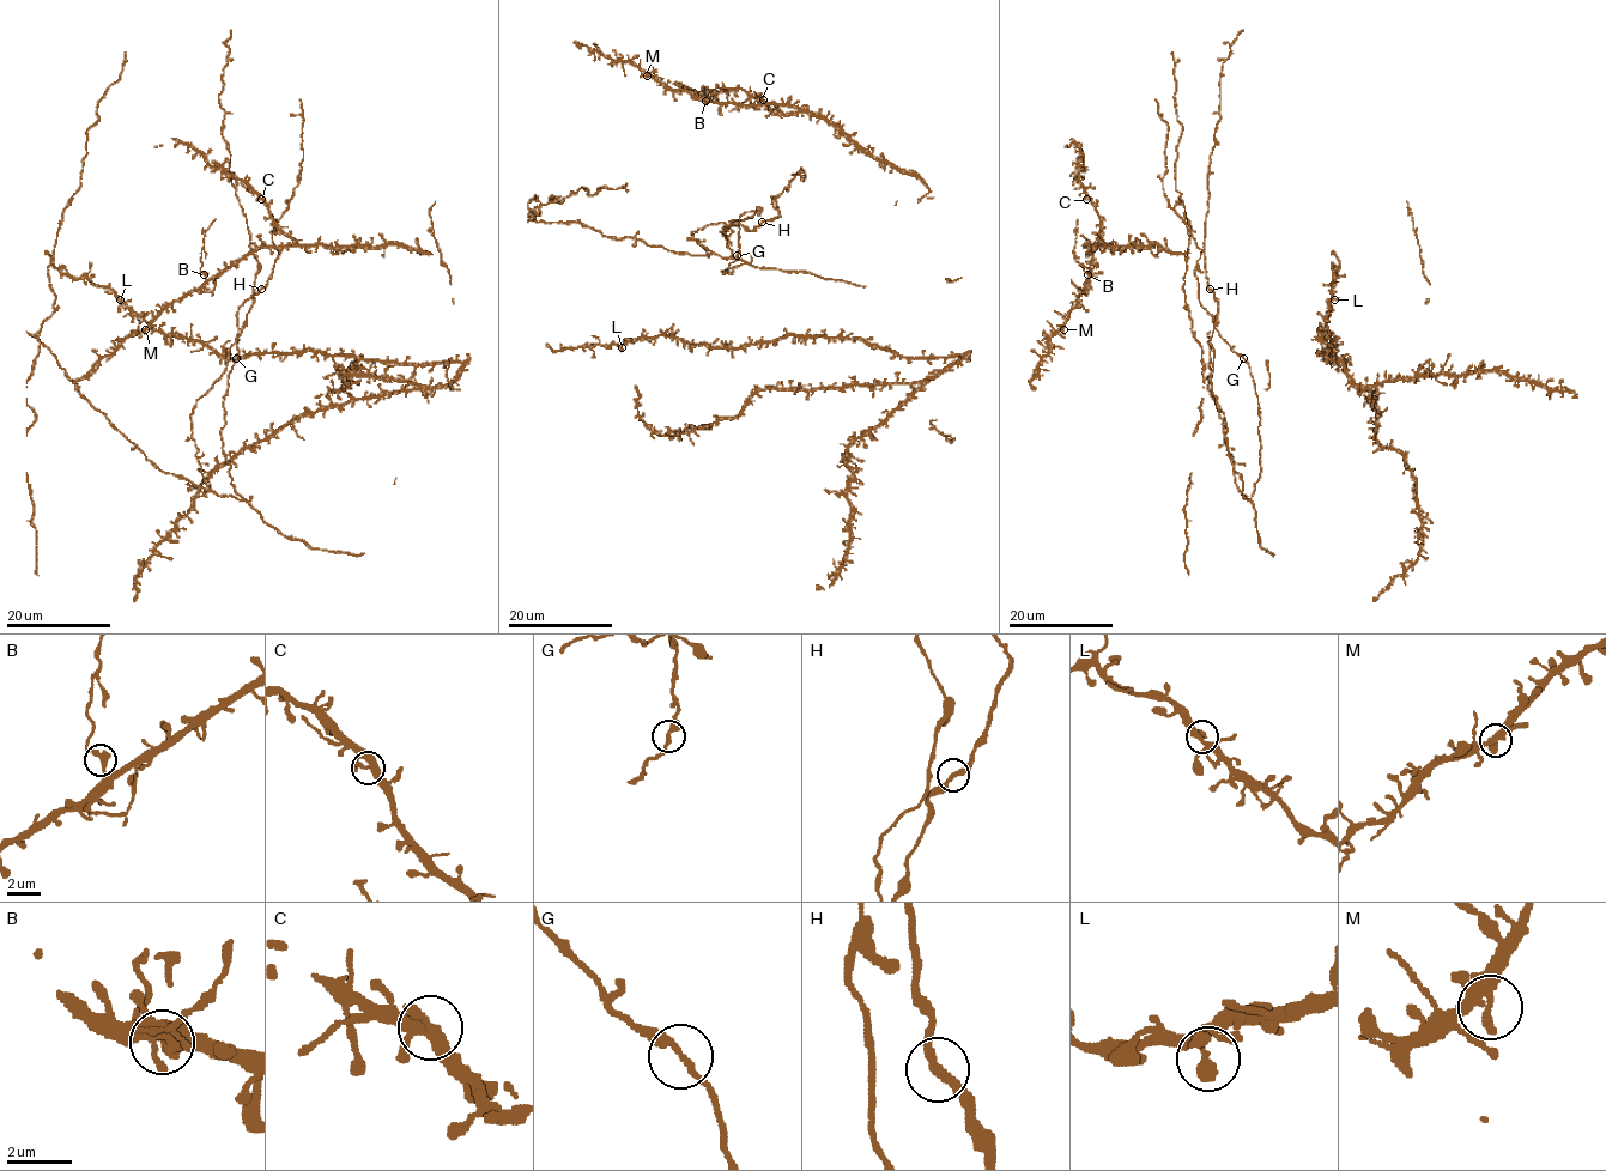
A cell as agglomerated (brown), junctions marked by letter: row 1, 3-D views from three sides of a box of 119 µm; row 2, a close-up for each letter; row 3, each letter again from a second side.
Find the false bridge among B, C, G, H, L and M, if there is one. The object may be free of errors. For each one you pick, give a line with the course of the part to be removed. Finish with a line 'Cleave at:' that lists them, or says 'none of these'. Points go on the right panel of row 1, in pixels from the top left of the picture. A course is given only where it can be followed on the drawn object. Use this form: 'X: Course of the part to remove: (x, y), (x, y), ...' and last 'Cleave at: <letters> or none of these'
B: Course of the part to remove: (1088, 275), (1076, 260), (1078, 219)
Cleave at: B

